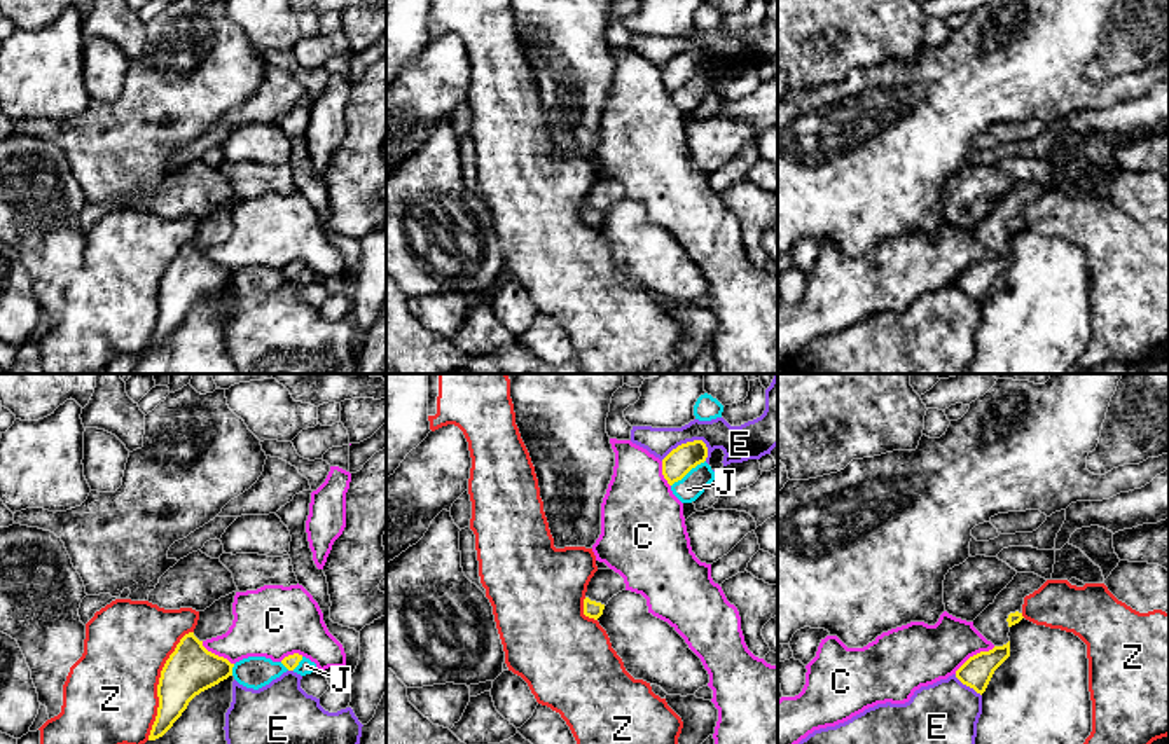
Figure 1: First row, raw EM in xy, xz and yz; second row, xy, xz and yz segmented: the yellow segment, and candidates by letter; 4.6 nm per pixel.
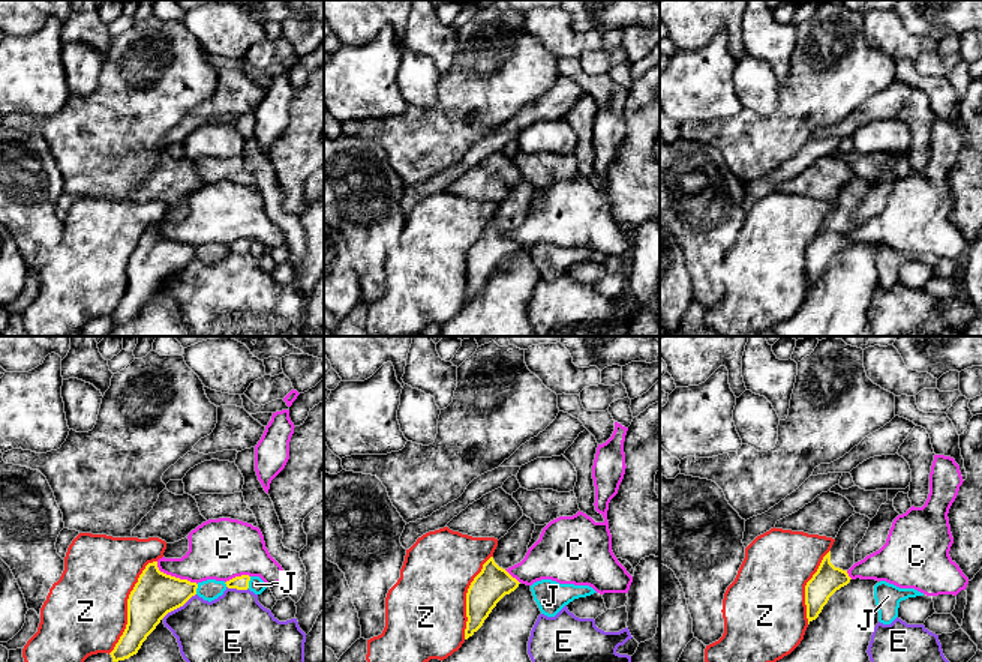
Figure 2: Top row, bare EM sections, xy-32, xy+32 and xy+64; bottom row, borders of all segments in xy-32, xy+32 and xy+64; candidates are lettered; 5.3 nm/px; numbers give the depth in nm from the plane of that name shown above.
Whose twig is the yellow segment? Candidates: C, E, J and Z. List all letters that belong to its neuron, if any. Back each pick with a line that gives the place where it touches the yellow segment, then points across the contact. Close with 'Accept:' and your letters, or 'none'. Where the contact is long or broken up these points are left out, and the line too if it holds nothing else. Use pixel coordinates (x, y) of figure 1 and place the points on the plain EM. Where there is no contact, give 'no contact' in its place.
Accept: none

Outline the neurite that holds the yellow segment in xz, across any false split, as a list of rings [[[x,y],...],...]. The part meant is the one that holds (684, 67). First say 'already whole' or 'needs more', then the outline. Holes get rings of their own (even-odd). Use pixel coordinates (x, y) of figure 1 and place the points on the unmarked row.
already whole | [[[702,49],[678,54],[662,68],[662,84],[669,94],[681,89],[692,77],[704,72],[708,56]]]

